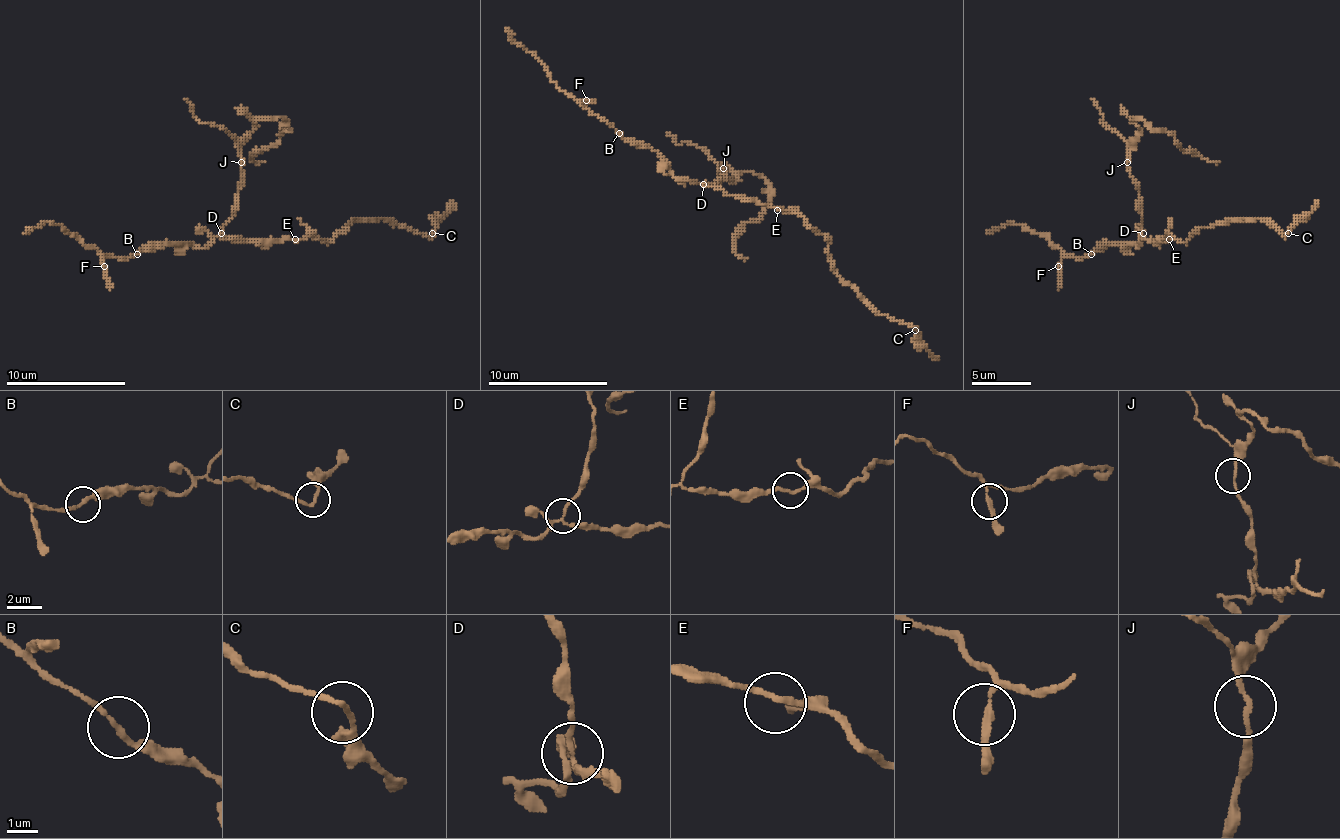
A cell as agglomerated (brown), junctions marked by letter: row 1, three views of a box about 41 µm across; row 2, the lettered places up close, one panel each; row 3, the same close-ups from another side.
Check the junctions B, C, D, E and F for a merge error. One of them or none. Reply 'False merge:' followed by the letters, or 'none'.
False merge: D

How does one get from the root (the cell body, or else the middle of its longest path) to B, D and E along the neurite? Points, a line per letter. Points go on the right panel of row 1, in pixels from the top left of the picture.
B: (1154, 239), (1142, 236), (1142, 242), (1136, 248), (1133, 245), (1100, 245), (1091, 254)
D: (1154, 239), (1148, 239), (1142, 233)
E: (1154, 239), (1169, 239)

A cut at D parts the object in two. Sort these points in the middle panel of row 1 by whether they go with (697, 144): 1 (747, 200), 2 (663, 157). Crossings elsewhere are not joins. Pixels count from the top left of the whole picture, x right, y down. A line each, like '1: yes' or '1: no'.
1: no
2: no

